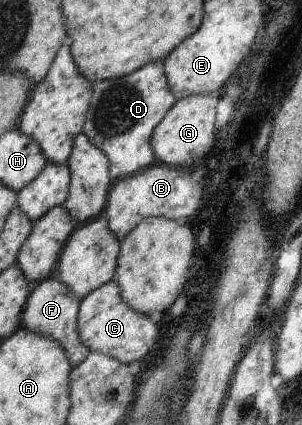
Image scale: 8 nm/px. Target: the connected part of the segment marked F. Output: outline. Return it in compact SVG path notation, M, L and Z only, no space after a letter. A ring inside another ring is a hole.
M48 279L37 284L35 291L27 302L27 309L23 312L24 327L35 331L37 334L57 340L67 352L71 365L75 368L81 365L92 352L85 345L79 331L80 307L81 301L65 281Z

